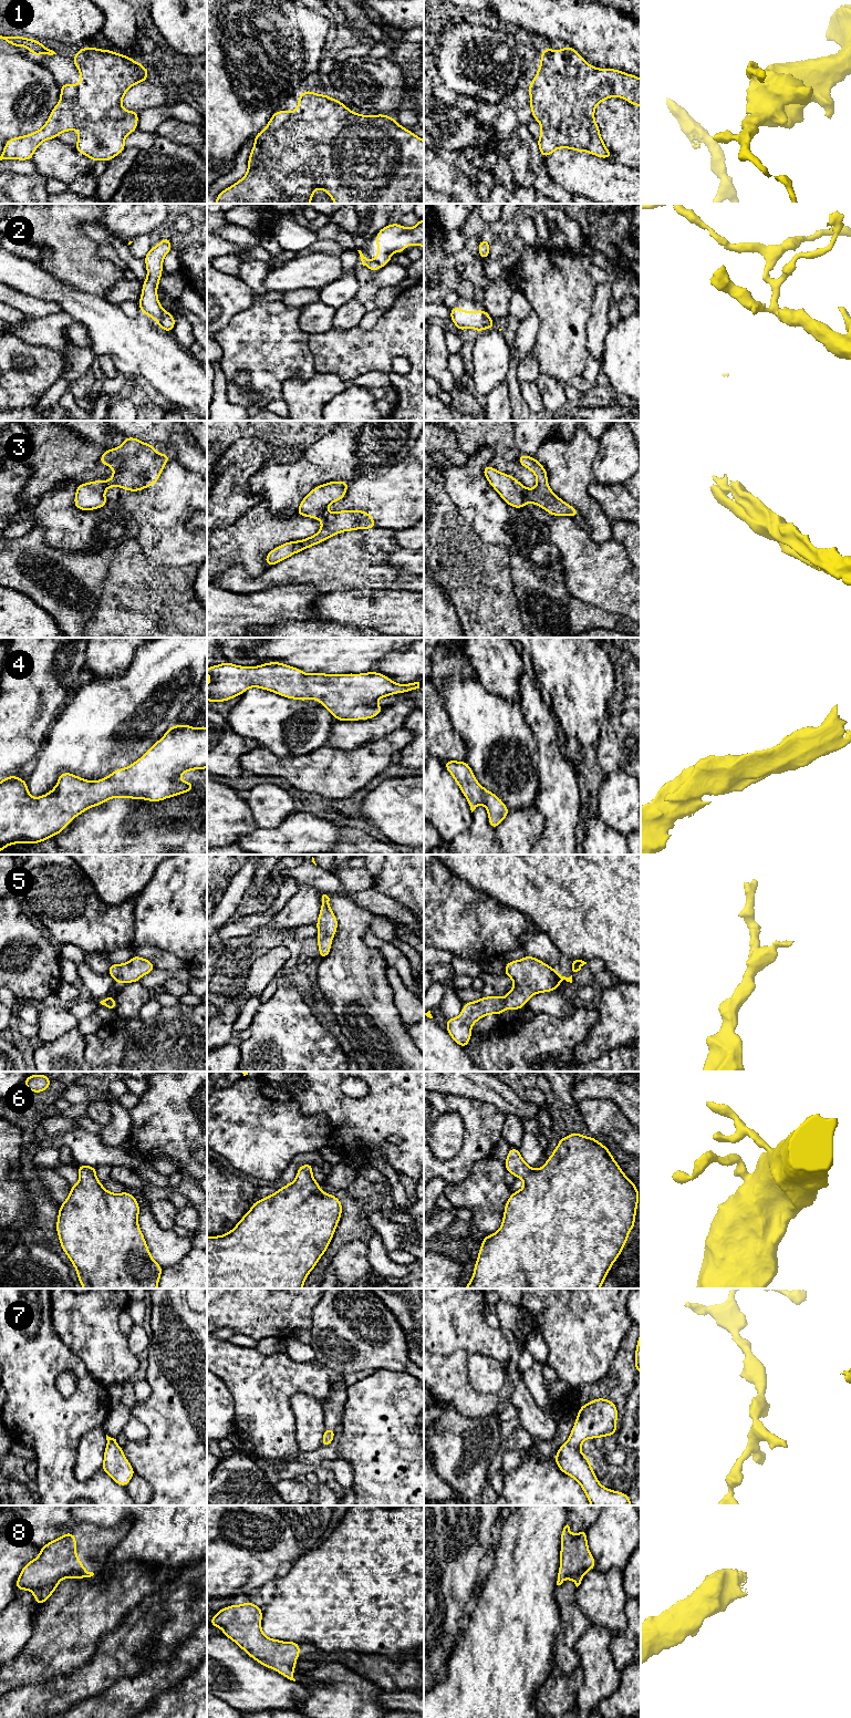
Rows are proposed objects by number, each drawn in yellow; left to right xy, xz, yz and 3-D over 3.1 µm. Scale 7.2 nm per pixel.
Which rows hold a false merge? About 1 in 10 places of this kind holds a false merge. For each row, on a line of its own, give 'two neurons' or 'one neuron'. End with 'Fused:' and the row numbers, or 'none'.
1: one neuron
2: two neurons
3: one neuron
4: one neuron
5: one neuron
6: one neuron
7: one neuron
8: one neuron
Fused: 2

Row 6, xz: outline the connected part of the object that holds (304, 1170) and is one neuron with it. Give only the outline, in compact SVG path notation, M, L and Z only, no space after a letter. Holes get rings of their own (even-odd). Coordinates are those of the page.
M313 1165L299 1166L293 1182L255 1201L230 1232L207 1236L207 1288L302 1288L310 1271L326 1251L342 1214L341 1201L320 1190L320 1183L312 1176Z

